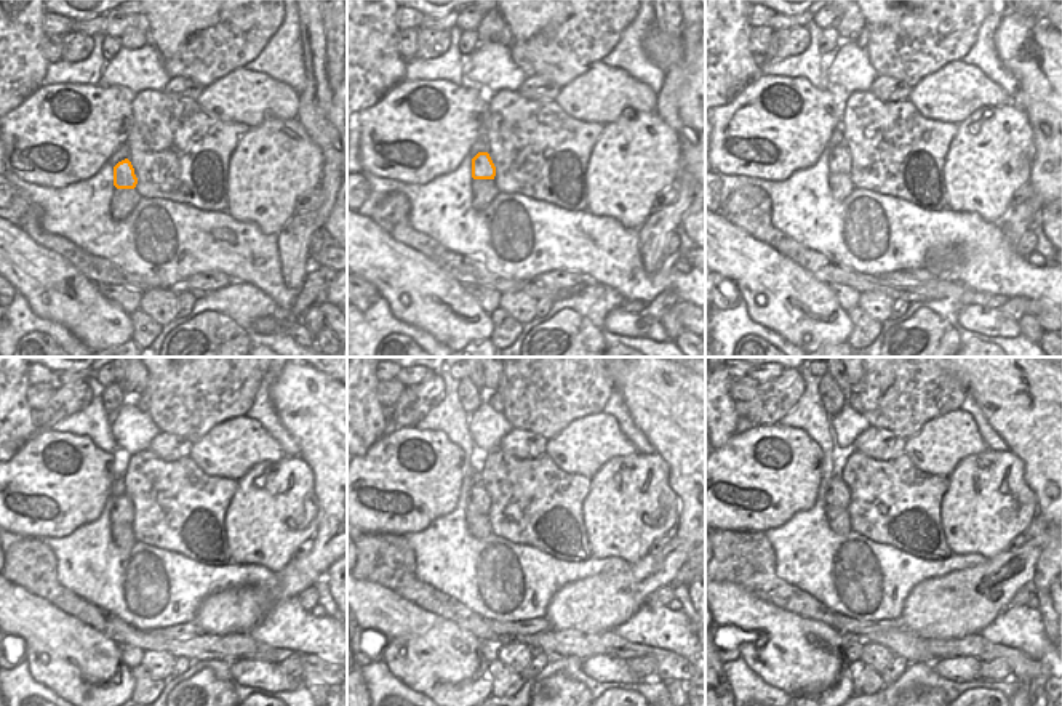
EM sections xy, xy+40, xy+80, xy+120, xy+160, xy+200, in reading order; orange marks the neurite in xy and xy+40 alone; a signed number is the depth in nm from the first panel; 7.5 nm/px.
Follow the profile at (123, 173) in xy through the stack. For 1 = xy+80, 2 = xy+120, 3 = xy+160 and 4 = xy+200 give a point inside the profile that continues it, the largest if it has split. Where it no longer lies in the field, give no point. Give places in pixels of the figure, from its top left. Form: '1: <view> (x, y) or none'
1: xy+80 (840, 159)
2: xy+120 (122, 513)
3: xy+160 (479, 501)
4: xy+200 (838, 493)

